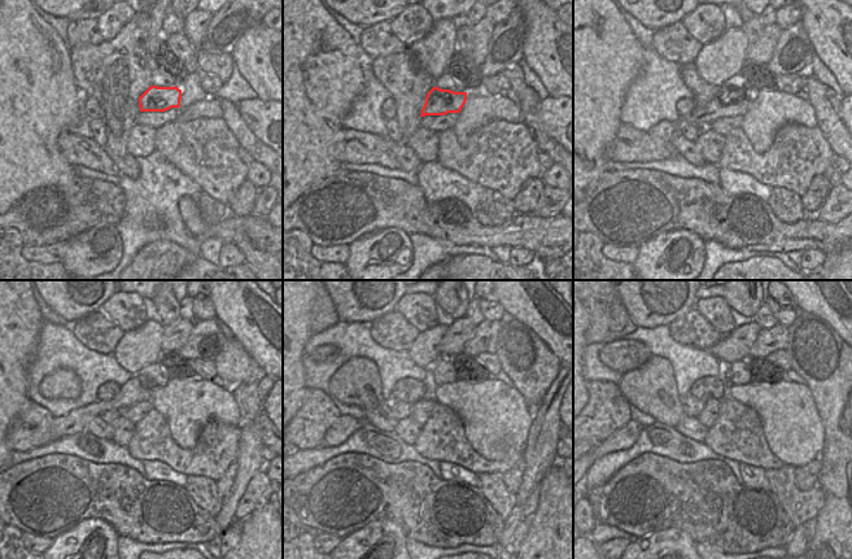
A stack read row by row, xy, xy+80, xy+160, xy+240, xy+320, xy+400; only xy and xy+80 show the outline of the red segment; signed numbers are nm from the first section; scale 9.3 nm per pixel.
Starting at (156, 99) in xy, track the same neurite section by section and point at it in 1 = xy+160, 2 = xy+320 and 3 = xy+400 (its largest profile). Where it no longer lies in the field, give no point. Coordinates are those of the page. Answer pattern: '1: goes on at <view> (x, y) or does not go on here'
1: goes on at xy+160 (702, 116)
2: goes on at xy+320 (344, 427)
3: goes on at xy+400 (623, 439)

